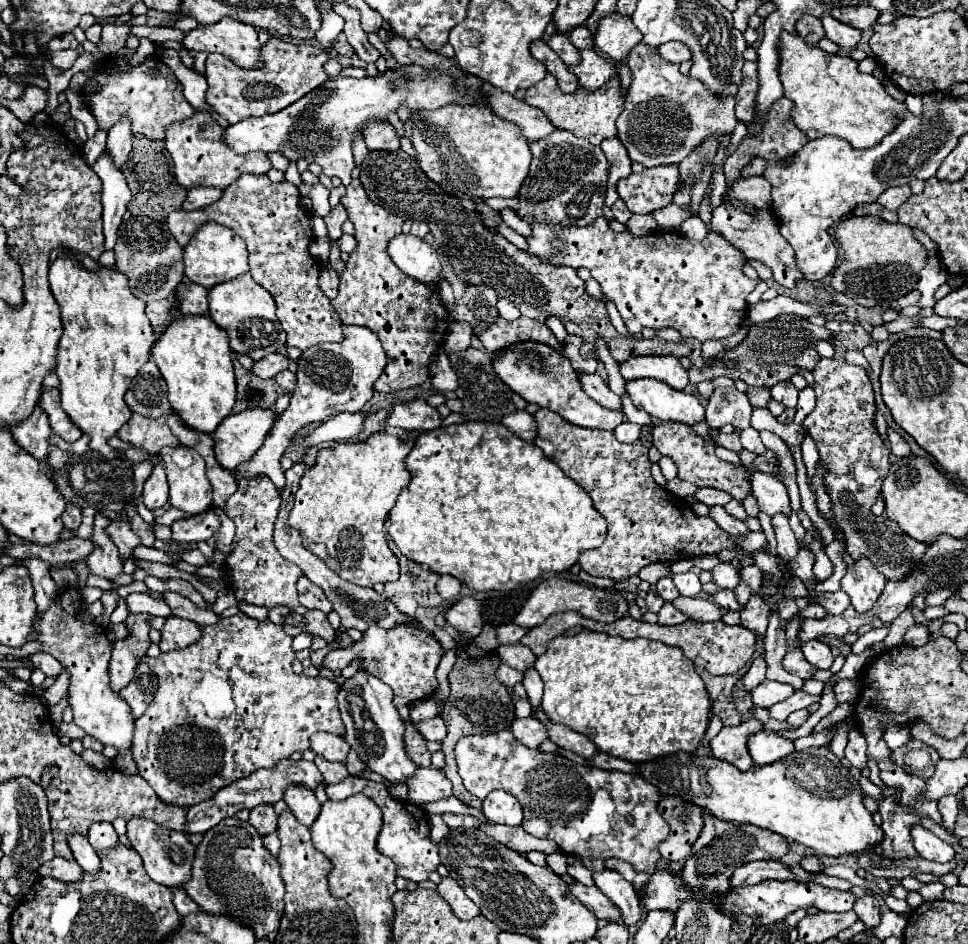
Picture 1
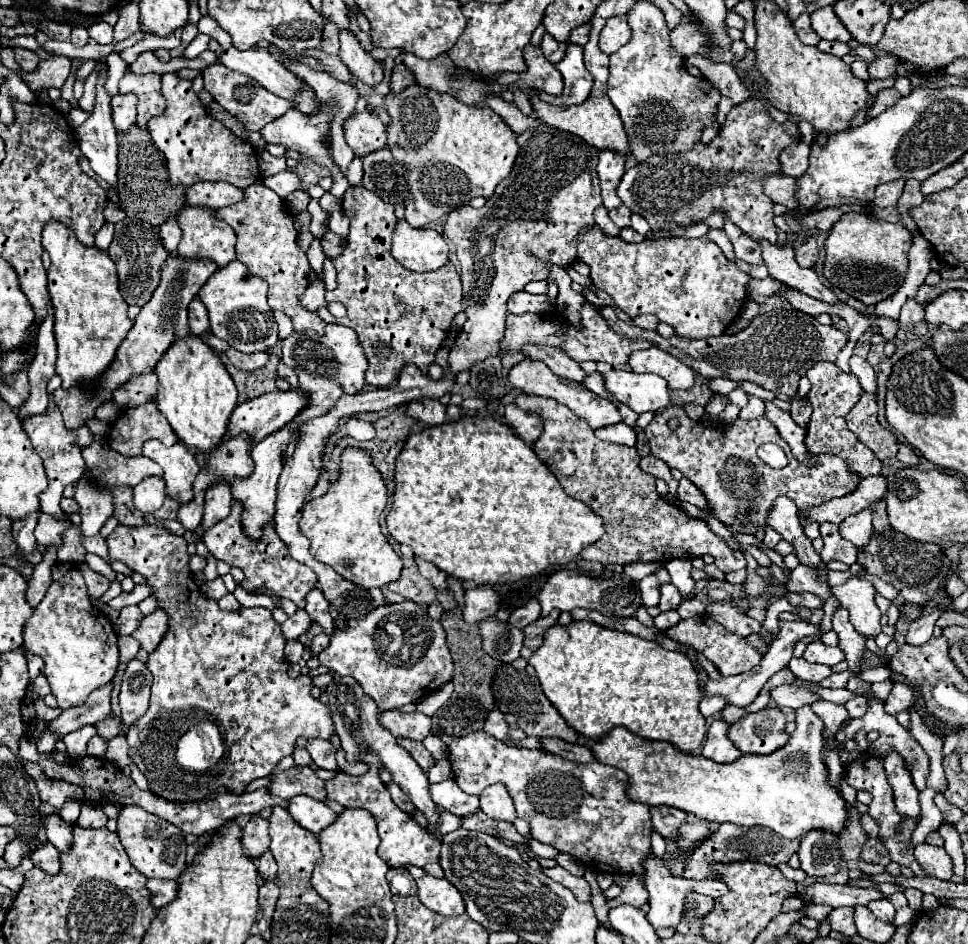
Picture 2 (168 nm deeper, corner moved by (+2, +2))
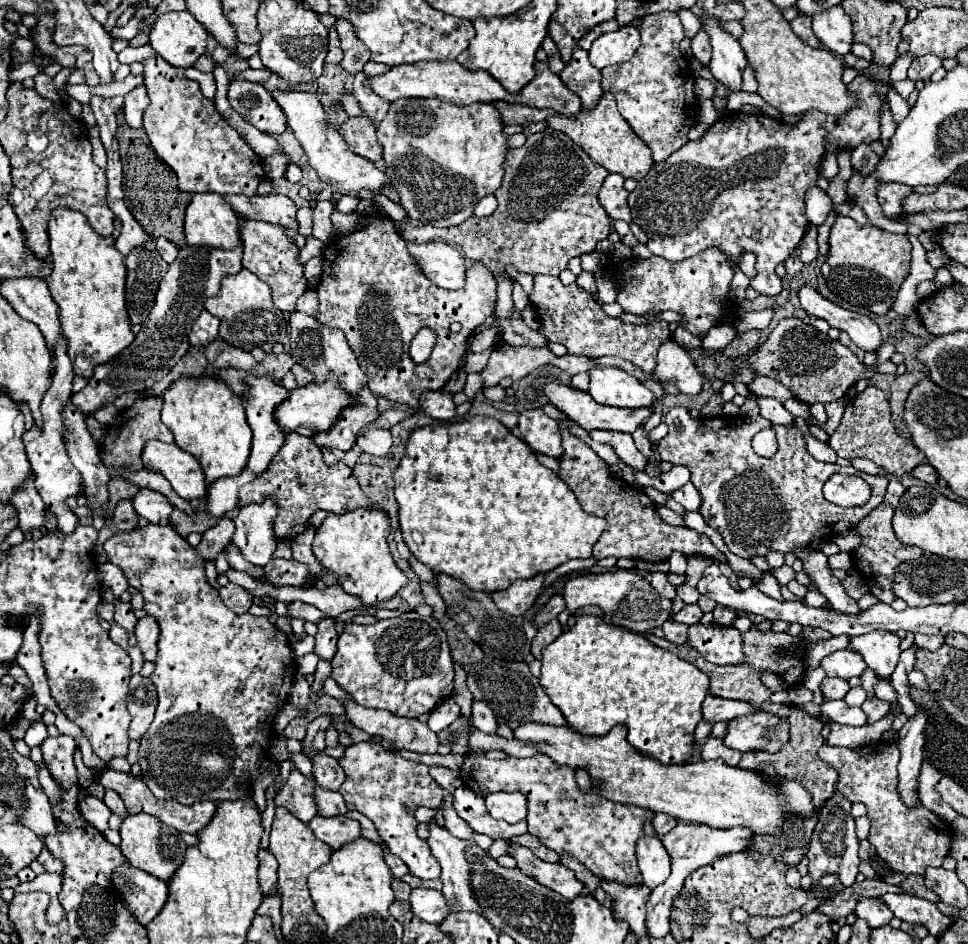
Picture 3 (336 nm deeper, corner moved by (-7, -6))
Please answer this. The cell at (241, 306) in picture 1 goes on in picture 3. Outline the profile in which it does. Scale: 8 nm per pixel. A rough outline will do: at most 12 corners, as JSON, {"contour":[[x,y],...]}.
{"contour":[[247,269],[227,275],[205,309],[219,335],[269,353],[287,337],[271,289]]}

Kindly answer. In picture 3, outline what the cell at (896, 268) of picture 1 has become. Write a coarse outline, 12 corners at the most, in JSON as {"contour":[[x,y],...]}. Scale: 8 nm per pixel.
{"contour":[[837,217],[821,265],[843,301],[885,315],[907,235]]}

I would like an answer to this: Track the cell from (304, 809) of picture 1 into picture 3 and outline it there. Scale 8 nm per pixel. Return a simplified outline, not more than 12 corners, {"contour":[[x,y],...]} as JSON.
{"contour":[[317,815],[309,827],[333,851],[361,837],[359,821]]}

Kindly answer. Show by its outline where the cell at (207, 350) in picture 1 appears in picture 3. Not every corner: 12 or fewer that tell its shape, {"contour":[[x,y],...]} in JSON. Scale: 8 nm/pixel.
{"contour":[[213,377],[163,393],[161,419],[207,483],[251,447],[241,397]]}

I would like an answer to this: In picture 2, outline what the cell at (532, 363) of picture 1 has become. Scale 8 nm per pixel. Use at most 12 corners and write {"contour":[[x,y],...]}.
{"contour":[[534,359],[508,373],[526,395],[556,399],[592,429],[620,423],[608,399]]}

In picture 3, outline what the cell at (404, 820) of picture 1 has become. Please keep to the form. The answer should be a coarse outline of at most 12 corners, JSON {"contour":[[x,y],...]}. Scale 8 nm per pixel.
{"contour":[[355,743],[339,759],[347,809],[369,817],[409,873],[441,865],[415,811],[437,809],[429,767]]}

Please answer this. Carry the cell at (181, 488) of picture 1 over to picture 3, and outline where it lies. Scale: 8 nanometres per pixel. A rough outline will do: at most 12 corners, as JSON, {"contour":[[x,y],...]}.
{"contour":[[149,441],[141,461],[187,501],[205,497],[199,461],[177,445]]}

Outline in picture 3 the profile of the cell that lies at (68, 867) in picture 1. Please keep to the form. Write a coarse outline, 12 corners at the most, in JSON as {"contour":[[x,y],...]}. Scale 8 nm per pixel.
{"contour":[[43,849],[39,863],[47,873],[61,873],[61,859],[53,857],[47,849]]}

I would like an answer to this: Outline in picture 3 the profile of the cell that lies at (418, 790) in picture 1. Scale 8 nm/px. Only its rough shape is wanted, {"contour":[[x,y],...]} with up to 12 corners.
{"contour":[[465,785],[453,793],[457,815],[491,839],[527,833],[527,823],[501,823]]}

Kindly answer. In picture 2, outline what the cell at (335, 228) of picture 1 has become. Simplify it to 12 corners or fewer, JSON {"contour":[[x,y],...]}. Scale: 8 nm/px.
{"contour":[[310,201],[310,233],[324,239],[328,233],[328,213]]}

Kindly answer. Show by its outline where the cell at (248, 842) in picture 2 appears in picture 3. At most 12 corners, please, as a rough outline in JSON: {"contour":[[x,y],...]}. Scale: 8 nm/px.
{"contour":[[259,851],[259,887],[263,897],[277,889],[277,859]]}

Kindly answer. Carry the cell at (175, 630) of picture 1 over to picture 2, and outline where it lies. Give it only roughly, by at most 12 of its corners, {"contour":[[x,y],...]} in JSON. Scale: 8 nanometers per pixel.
{"contour":[[156,609],[132,633],[152,653],[168,631],[168,615]]}

